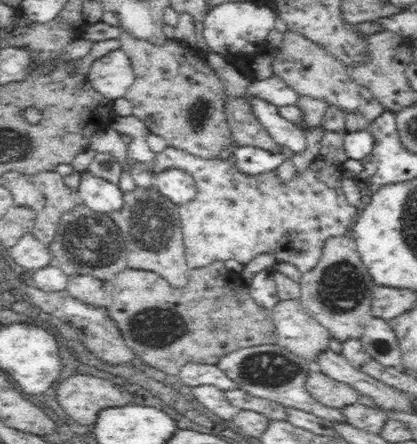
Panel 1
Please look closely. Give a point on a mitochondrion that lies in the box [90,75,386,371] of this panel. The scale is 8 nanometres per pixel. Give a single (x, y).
(149, 224)

